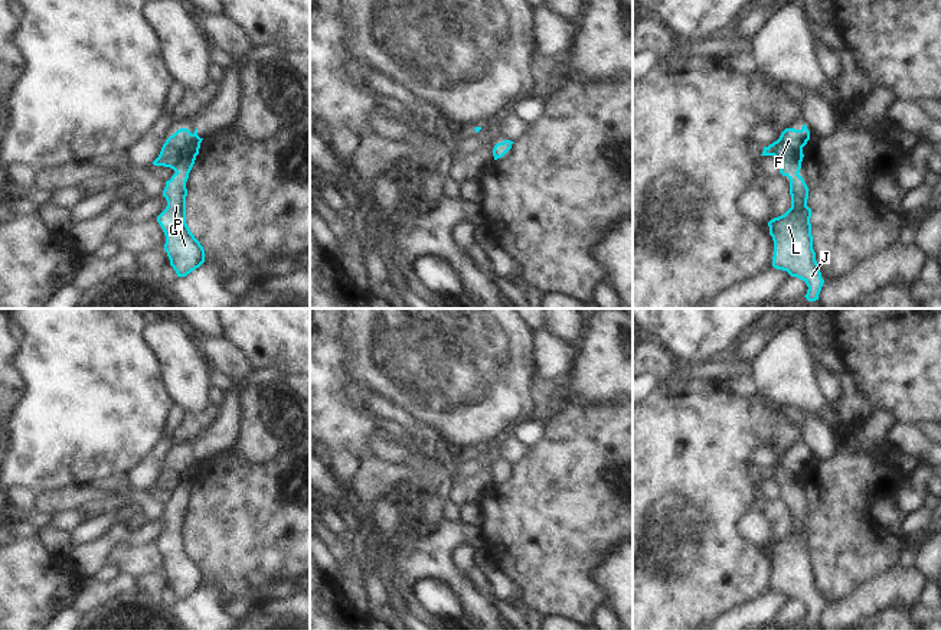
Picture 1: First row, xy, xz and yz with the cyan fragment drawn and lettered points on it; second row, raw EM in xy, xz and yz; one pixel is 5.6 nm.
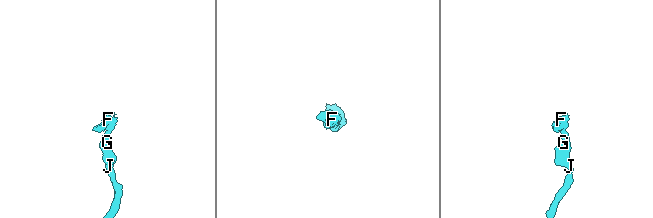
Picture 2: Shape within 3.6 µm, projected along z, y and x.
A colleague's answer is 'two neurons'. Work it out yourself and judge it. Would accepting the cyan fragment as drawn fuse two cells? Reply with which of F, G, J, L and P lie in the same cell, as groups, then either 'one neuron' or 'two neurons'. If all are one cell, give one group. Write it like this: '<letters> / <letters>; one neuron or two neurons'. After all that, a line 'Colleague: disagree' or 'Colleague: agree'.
F G J L P; one neuron
Colleague: disagree

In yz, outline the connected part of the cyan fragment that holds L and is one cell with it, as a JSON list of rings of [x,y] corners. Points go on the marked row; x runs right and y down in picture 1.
[[[806,124],[800,130],[785,128],[777,141],[764,147],[761,156],[774,156],[780,173],[790,179],[791,208],[768,222],[774,241],[772,267],[803,280],[808,287],[804,297],[816,301],[824,280],[813,249],[811,209],[807,206],[808,187],[798,174],[804,157],[803,147],[808,140],[810,131]]]

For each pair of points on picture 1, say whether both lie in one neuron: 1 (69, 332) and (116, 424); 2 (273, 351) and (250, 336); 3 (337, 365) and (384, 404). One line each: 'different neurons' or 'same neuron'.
1: same neuron
2: same neuron
3: different neurons

